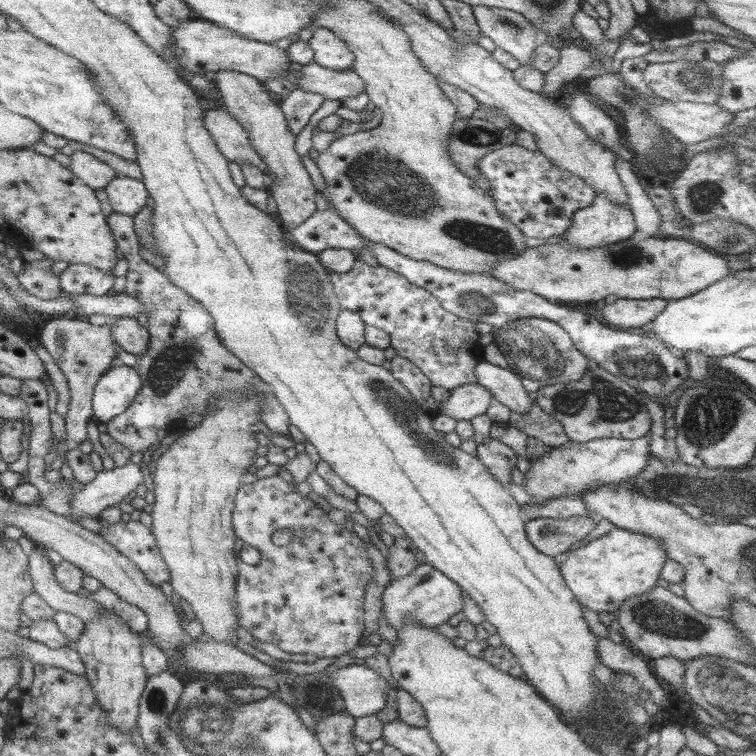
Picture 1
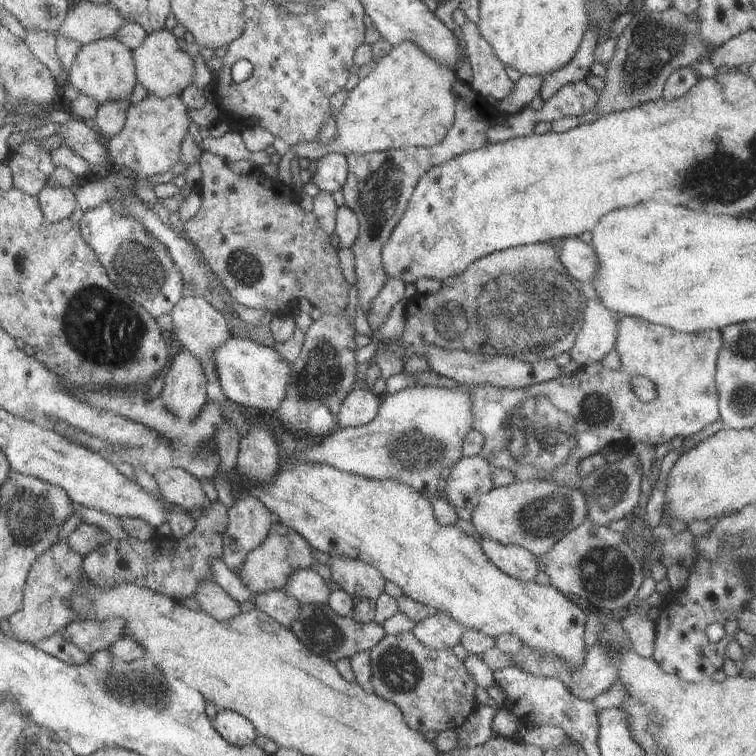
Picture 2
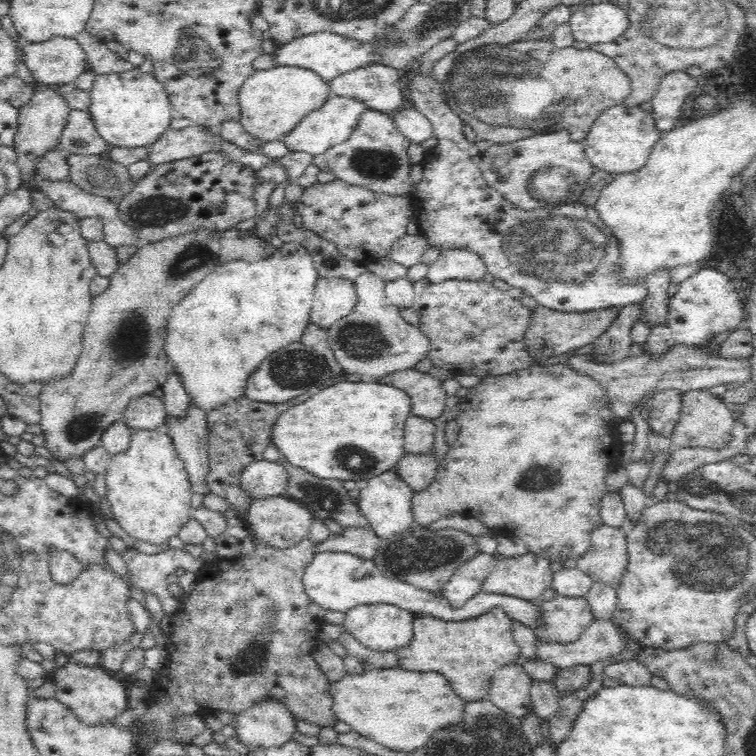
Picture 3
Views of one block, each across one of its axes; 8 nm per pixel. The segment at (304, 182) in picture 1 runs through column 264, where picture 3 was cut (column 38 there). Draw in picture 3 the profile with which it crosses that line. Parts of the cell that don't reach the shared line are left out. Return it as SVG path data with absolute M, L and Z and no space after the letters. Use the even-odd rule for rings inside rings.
M38 84L32 100L18 110L18 130L16 130L14 138L14 148L17 152L17 165L21 172L21 186L26 186L30 190L36 188L30 180L32 180L34 172L37 172L38 162L42 160L42 156L46 152L59 146L62 130L68 122L67 118L71 108L68 106L66 94L63 97L59 95L56 92L57 87L60 85ZM51 88L55 88L55 91L52 91Z

